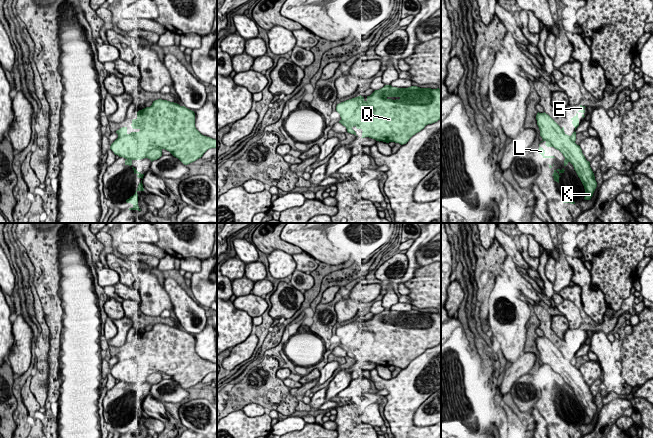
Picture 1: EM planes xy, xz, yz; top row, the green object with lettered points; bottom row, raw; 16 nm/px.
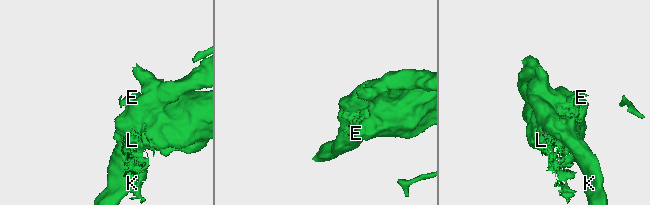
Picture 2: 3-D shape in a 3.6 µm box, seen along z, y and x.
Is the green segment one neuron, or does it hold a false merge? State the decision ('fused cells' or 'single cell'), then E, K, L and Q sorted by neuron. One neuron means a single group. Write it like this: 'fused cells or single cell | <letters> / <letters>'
fused cells | E L Q / K

